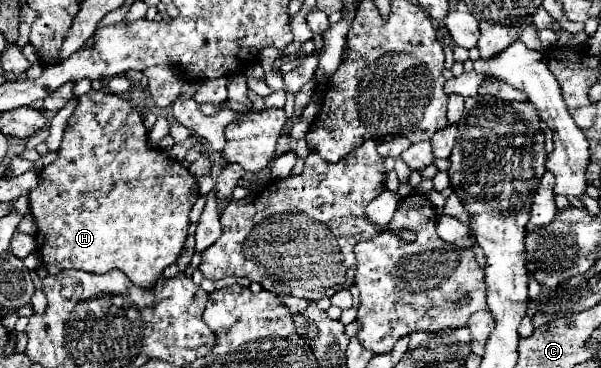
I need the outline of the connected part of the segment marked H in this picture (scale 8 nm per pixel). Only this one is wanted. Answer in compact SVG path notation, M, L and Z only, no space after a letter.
M90 91L82 97L78 97L78 105L74 109L74 115L72 115L72 119L64 131L58 159L54 163L46 165L38 173L38 177L40 177L40 181L38 181L36 189L30 191L30 209L38 221L36 251L38 251L42 263L50 275L58 273L60 269L80 269L86 273L106 273L110 269L120 269L128 275L130 281L134 281L134 285L150 287L150 285L154 285L154 281L162 275L162 271L168 265L176 263L176 259L182 251L182 245L186 241L186 235L188 235L188 225L190 225L188 213L198 199L198 185L196 185L196 179L188 173L188 169L184 169L176 159L168 159L168 155L162 149L154 149L148 145L148 131L142 123L142 115L136 111L134 105L130 105L130 101L126 101L118 95L106 93L106 91Z

